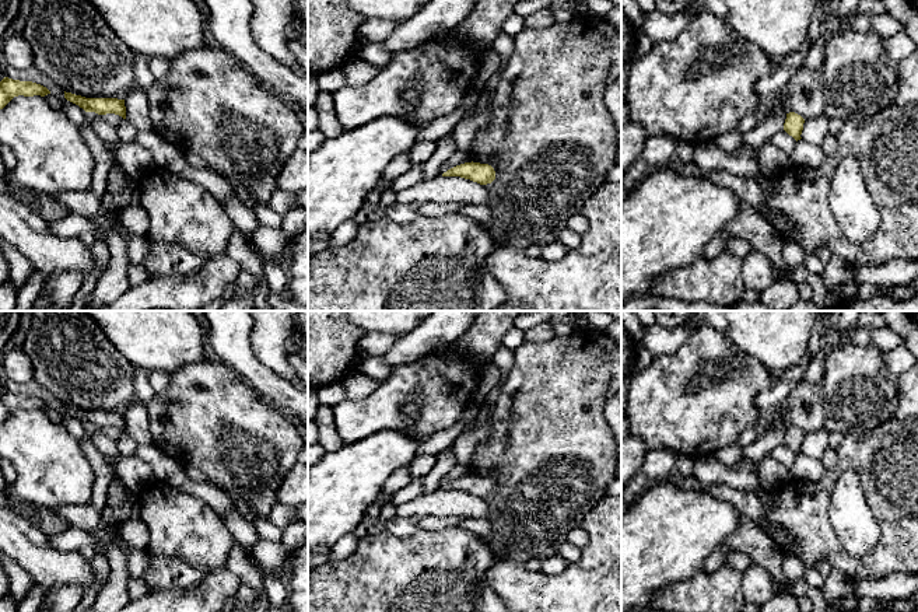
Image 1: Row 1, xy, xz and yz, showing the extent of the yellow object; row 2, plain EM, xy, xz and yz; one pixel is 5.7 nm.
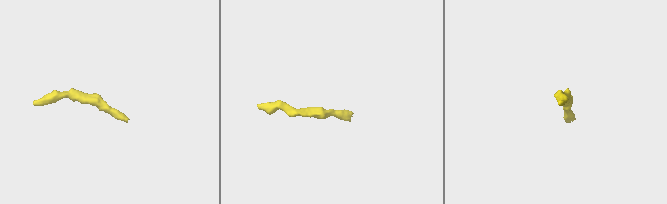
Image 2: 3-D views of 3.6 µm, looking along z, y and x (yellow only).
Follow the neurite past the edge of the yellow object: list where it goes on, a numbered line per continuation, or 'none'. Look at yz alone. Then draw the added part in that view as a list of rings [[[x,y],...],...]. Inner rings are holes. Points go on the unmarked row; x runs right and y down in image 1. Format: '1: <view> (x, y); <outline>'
none

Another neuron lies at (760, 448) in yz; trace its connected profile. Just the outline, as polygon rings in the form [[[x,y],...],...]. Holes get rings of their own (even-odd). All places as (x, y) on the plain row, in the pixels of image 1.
[[[779,413],[772,420],[772,427],[764,433],[758,440],[746,445],[743,450],[743,458],[760,464],[770,452],[784,444],[784,437],[786,433],[786,423],[785,423],[786,413]]]

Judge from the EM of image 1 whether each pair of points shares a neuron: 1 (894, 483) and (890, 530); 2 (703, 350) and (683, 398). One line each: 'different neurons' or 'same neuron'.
1: same neuron
2: same neuron

